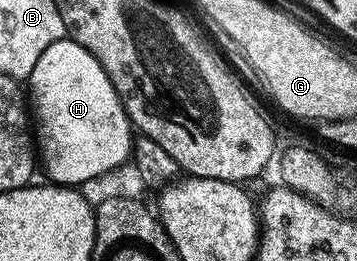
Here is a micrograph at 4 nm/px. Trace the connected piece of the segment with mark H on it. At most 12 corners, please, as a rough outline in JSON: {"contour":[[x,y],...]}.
{"contour":[[72,37],[27,90],[50,183],[81,188],[130,161],[135,130]]}

